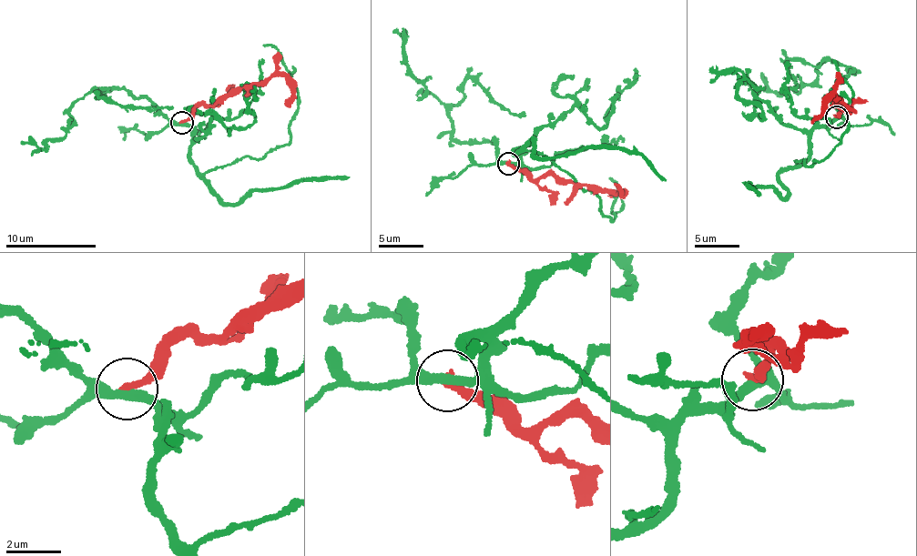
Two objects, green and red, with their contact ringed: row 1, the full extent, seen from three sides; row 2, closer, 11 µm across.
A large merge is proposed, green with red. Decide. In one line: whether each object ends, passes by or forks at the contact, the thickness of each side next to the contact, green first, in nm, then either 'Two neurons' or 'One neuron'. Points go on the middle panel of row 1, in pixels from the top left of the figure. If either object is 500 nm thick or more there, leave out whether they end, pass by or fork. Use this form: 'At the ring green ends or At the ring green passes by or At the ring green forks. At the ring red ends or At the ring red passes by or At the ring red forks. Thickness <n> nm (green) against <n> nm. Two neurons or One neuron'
At the ring green passes by. At the ring red ends. Thickness 320 nm (green) against 300 nm. Two neurons

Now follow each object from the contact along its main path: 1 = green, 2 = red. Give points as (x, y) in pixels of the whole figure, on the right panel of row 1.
1: (836, 116), (814, 130), (810, 149), (797, 164), (820, 161), (845, 131), (850, 85), (832, 58)
2: (836, 116), (845, 107), (841, 109), (834, 104), (837, 100), (830, 100), (835, 94), (813, 121)

